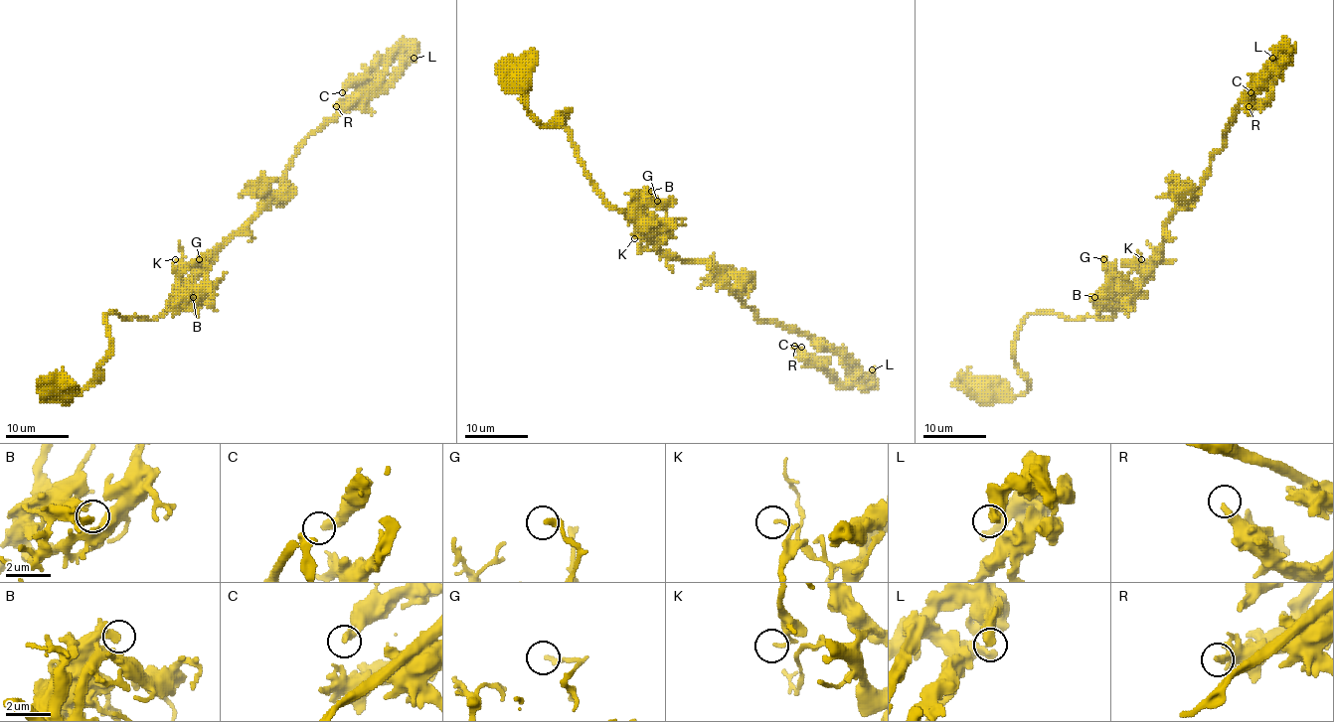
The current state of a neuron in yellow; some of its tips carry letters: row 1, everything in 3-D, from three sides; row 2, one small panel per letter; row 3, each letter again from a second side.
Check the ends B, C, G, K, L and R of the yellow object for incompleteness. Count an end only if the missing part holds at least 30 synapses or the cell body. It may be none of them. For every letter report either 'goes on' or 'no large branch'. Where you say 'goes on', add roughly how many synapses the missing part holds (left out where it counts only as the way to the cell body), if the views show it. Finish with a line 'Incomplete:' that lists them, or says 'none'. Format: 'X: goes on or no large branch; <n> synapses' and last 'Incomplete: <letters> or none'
B: no large branch
C: no large branch
G: no large branch
K: no large branch
L: no large branch
R: no large branch
Incomplete: none

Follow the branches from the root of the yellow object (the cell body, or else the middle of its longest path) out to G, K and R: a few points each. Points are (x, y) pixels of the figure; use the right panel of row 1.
G: (984, 393), (1020, 396), (1027, 390), (1012, 341), (1030, 314), (1114, 314), (1105, 308), (1103, 259)
K: (984, 393), (1020, 396), (1027, 390), (1012, 341), (1030, 314), (1110, 319), (1118, 308), (1114, 281), (1141, 259)
R: (984, 393), (1027, 390), (1012, 341), (1030, 314), (1110, 319), (1126, 303), (1240, 98), (1285, 56), (1249, 106)

